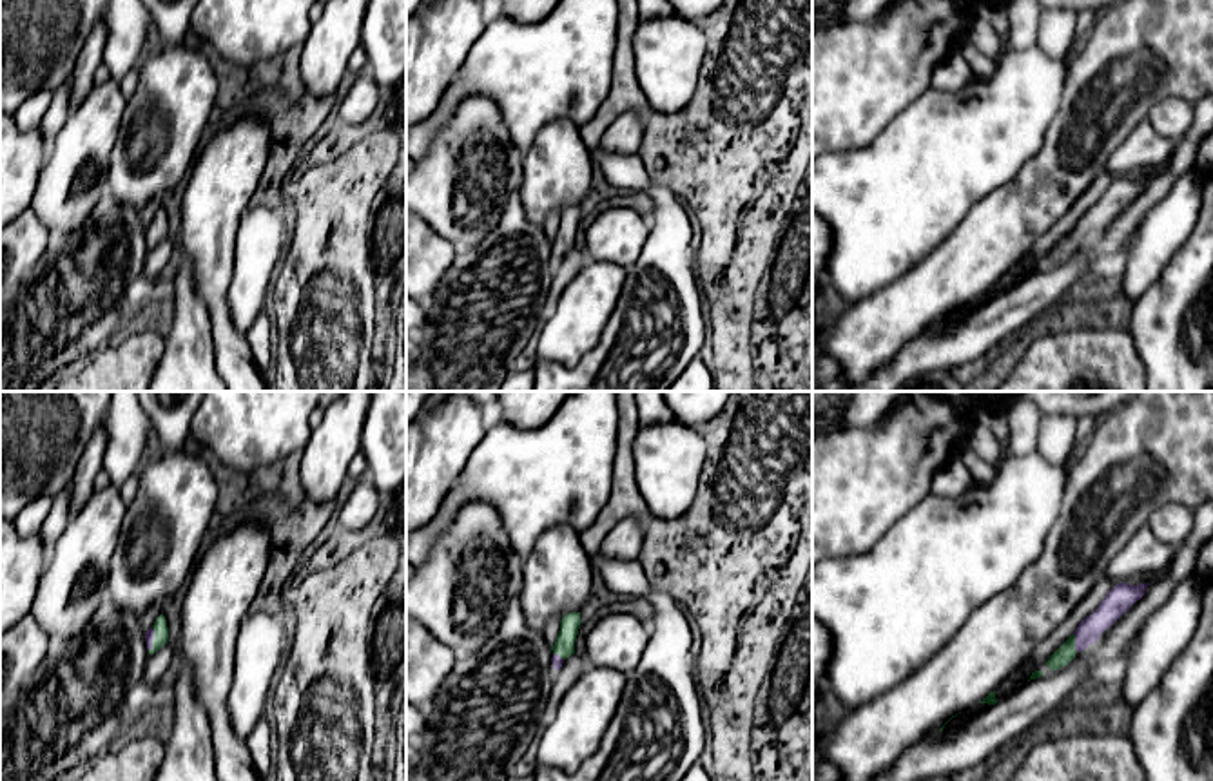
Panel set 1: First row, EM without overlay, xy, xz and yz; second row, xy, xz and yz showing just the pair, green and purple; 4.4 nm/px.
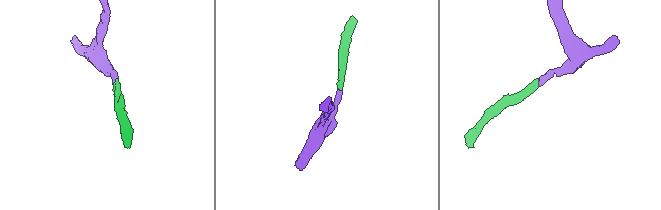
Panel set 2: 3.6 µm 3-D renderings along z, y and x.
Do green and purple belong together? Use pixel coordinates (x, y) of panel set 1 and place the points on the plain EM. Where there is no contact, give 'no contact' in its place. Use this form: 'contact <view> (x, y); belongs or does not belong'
contact yz (1074, 236); belongs

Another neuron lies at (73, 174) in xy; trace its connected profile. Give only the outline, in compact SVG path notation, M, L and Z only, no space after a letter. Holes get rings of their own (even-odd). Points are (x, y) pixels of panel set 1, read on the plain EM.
M109 78L89 91L58 132L29 207L53 243L63 243L89 223L96 194L103 190L125 105L120 82Z

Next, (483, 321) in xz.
M519 192L509 194L493 234L473 248L477 256L473 266L461 279L446 281L442 297L426 304L426 324L412 335L421 353L406 370L406 391L497 391L508 373L508 364L519 359L539 326L537 313L549 284L544 279L551 256L549 246L544 227L528 217Z

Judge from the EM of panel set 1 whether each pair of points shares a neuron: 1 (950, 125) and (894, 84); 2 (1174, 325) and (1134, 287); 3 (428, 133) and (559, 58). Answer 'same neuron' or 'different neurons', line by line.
1: different neurons
2: different neurons
3: same neuron

